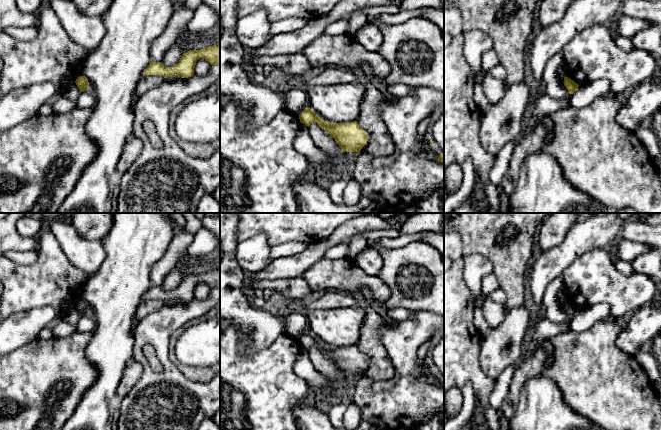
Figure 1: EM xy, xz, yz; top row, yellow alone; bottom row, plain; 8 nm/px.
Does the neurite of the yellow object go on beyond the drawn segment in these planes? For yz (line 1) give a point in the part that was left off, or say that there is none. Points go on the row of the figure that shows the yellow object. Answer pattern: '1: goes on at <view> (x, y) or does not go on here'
1: does not go on here

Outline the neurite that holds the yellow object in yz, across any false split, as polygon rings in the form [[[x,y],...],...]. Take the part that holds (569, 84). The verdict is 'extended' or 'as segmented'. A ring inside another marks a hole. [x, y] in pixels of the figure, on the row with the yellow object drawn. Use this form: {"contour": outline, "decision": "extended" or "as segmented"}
{"contour": [[[564,77],[564,85],[565,87],[568,89],[569,94],[573,94],[579,87],[579,85],[577,83],[575,83],[573,80],[571,80],[568,77]]], "decision": "as segmented"}

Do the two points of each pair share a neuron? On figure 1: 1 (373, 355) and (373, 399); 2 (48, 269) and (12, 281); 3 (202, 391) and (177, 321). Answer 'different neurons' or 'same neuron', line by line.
1: different neurons
2: same neuron
3: same neuron

